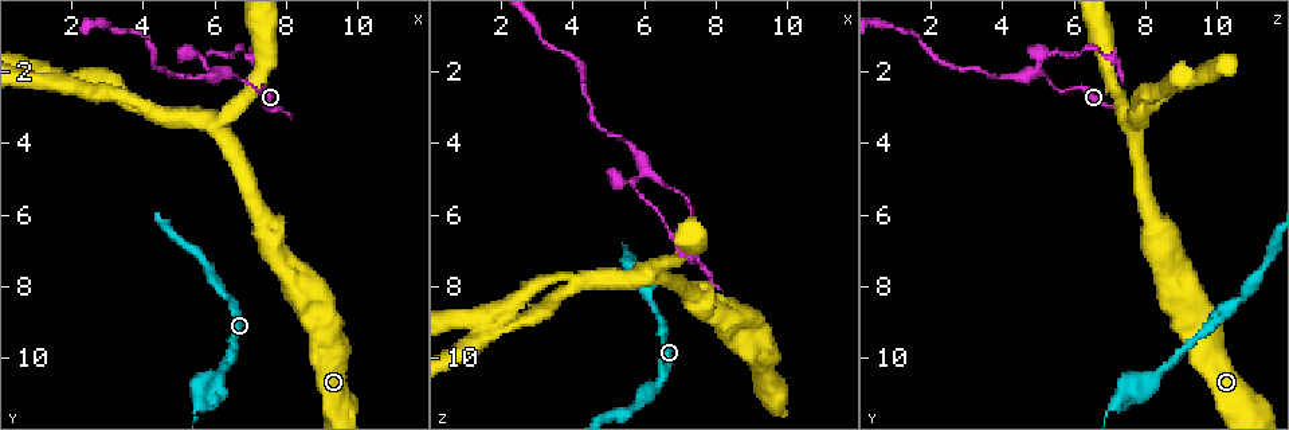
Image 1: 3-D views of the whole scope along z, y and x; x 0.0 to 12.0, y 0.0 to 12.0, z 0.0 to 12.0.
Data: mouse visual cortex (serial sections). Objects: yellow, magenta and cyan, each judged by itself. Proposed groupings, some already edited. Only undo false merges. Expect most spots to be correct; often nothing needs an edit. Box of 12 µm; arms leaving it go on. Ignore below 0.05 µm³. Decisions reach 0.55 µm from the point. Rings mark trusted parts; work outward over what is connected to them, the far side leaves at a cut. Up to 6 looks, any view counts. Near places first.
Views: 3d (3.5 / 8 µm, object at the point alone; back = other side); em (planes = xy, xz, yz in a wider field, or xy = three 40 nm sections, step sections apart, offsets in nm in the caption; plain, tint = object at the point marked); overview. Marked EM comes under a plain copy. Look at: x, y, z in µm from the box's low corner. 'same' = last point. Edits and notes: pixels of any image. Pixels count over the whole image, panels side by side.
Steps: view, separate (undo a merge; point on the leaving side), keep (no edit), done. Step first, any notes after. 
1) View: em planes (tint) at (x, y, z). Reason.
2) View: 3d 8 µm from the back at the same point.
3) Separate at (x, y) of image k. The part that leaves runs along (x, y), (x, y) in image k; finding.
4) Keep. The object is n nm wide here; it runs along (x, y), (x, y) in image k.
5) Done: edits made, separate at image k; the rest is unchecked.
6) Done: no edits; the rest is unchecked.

View: 3d 3.5 µm at (4.0, 3.0, 8.0). Three arms meet.

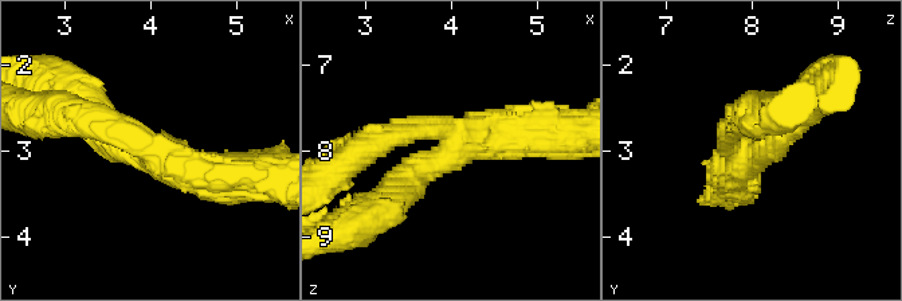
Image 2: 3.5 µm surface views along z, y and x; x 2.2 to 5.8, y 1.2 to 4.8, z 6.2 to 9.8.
View: em xy step 3 (tint) at (4.10, 3.05, 7.95). 3 arms meet here; the arms are 300, 350, 500 nm wide; now the EM.

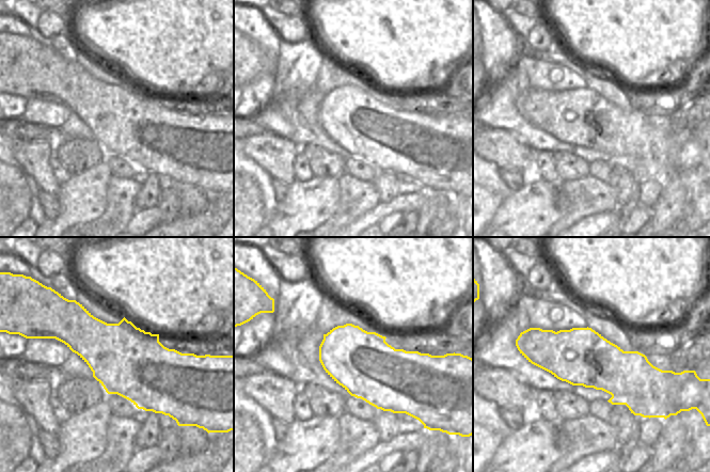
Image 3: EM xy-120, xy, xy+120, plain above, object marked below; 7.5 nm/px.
Keep. The object is 480 nm wide here; it runs along (546, 135), (467, 139), (393, 196) in image 2; one cell here.

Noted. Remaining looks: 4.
View: 3d 8 µm at (5.6, 11.3, 7.2). Abrupt turn.

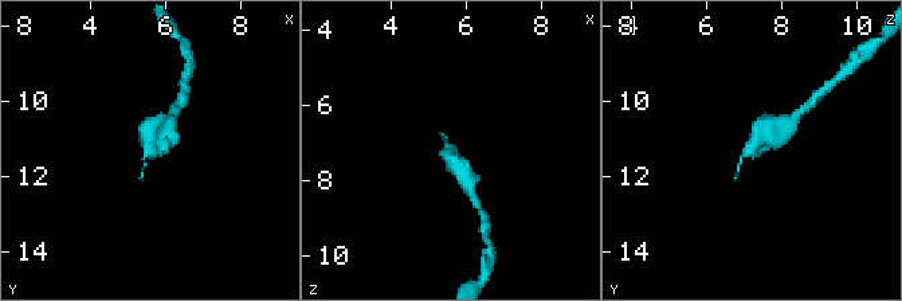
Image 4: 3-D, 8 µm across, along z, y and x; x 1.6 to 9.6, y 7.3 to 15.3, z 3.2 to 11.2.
View: 3d 3.5 µm at (5.6, 11.3, 7.2).

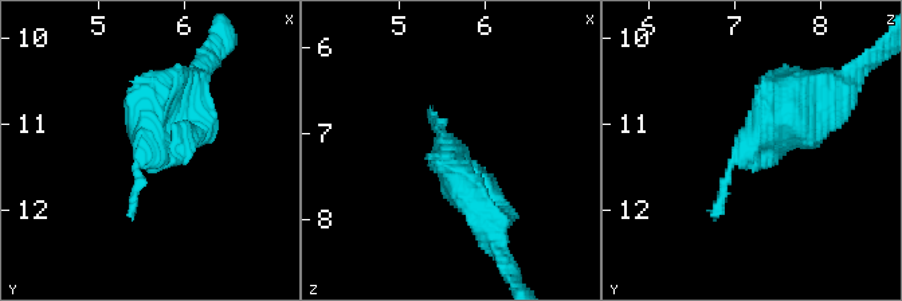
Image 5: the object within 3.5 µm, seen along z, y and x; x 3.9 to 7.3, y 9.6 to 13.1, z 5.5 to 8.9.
View: em planes (tint) at (5.55, 11.25, 7.15). The arms are 100, 350 nm wide; shape alone is not enough.

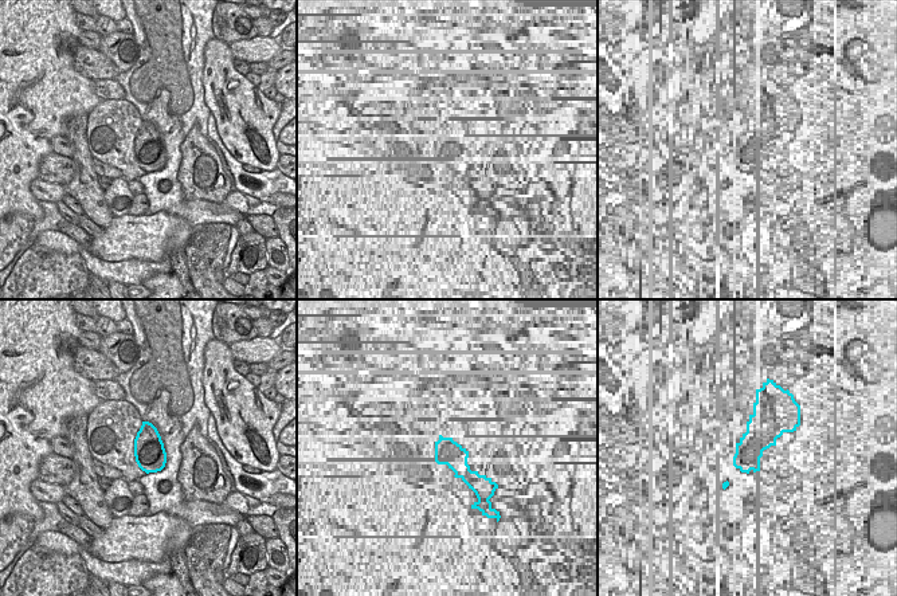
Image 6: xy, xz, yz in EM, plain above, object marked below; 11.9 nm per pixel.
Keep. It runs along (804, 89), (749, 143), (771, 163) in image 5; all the same cell.

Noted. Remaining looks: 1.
Done: no edits; the rest is unchecked.

